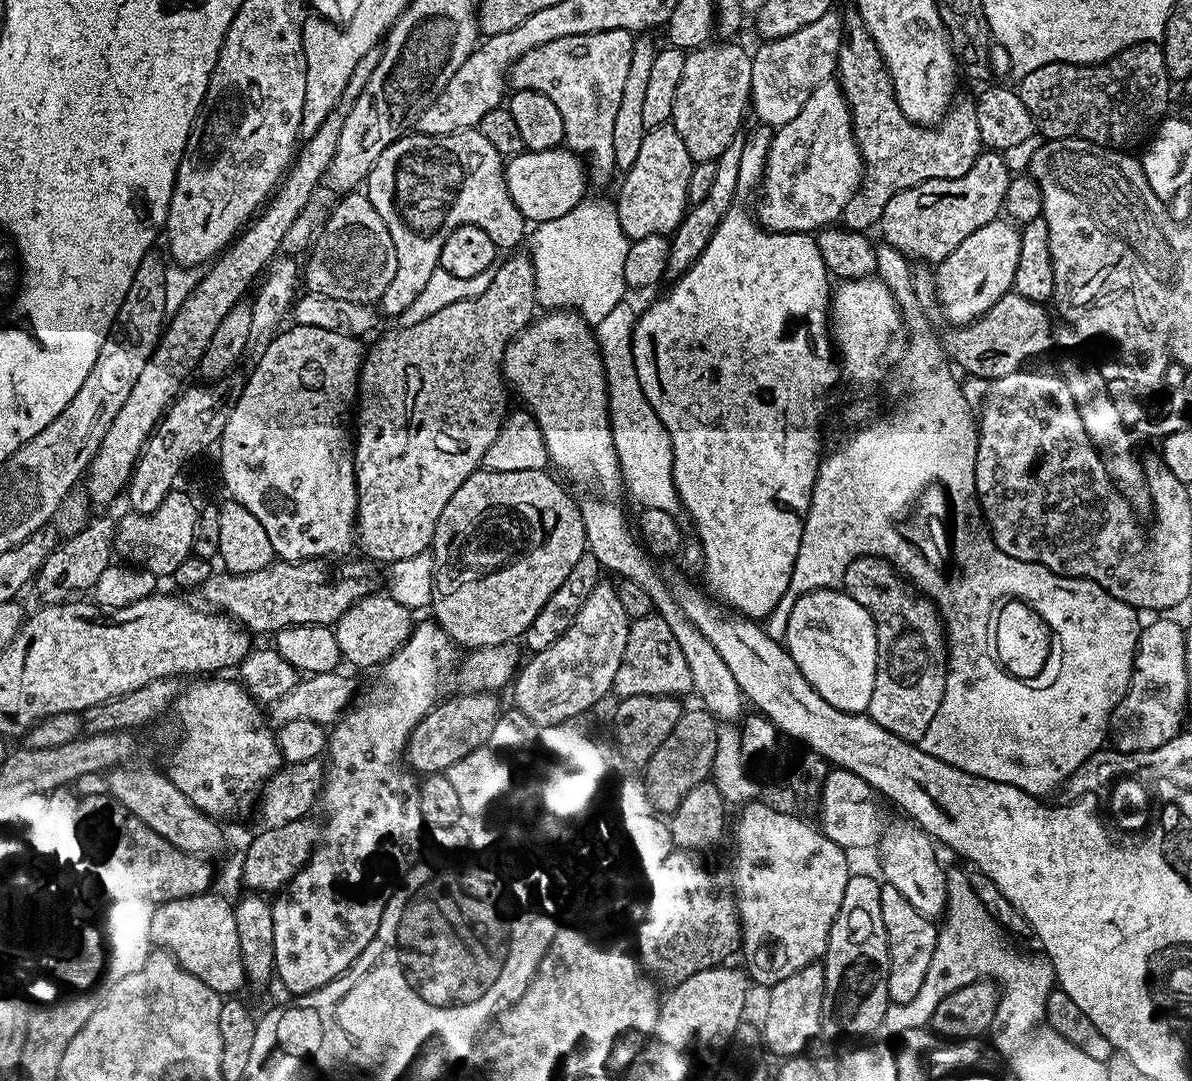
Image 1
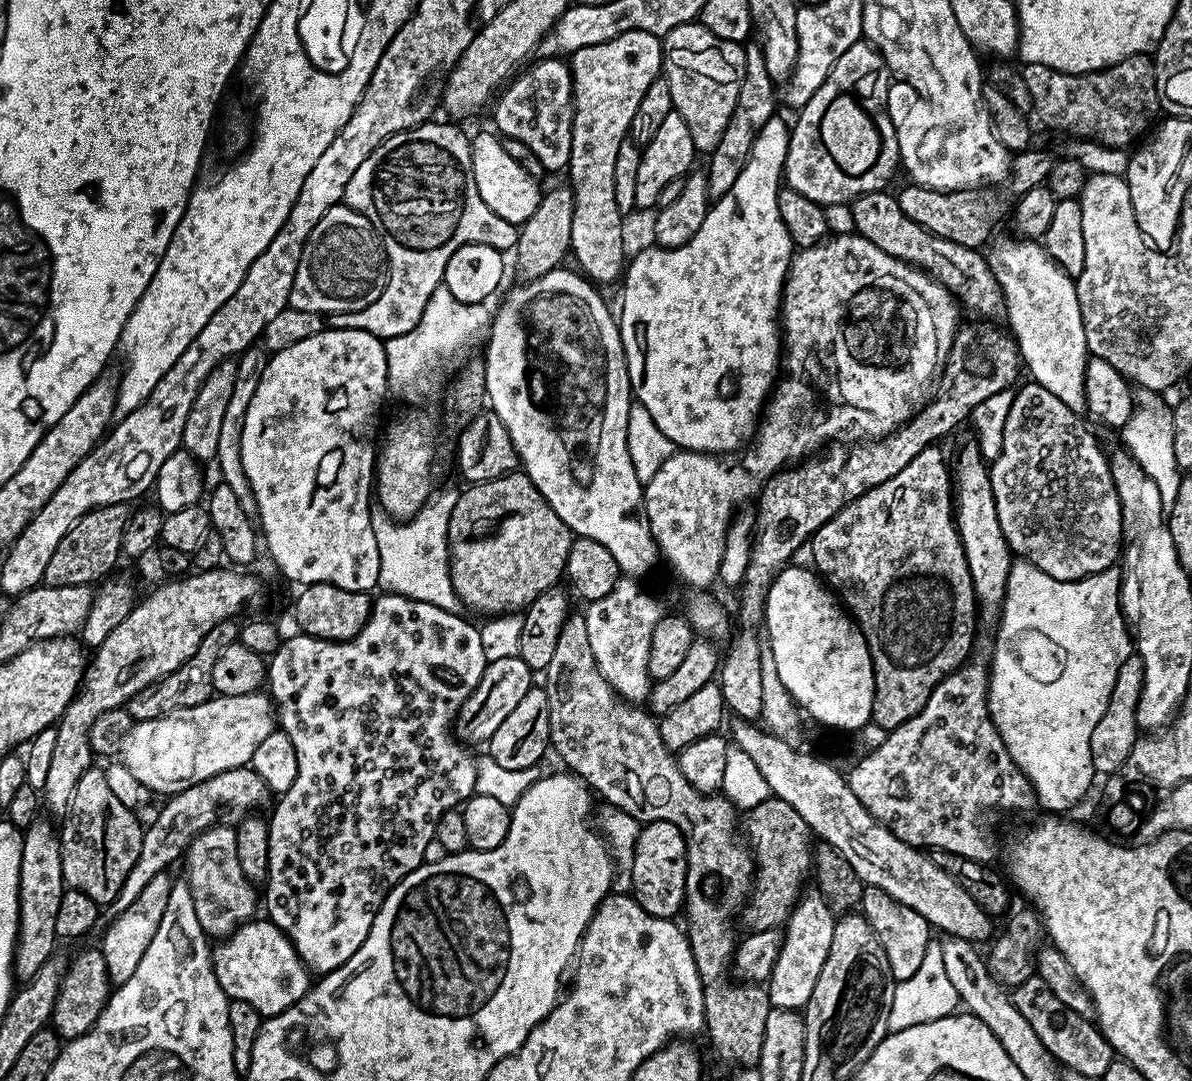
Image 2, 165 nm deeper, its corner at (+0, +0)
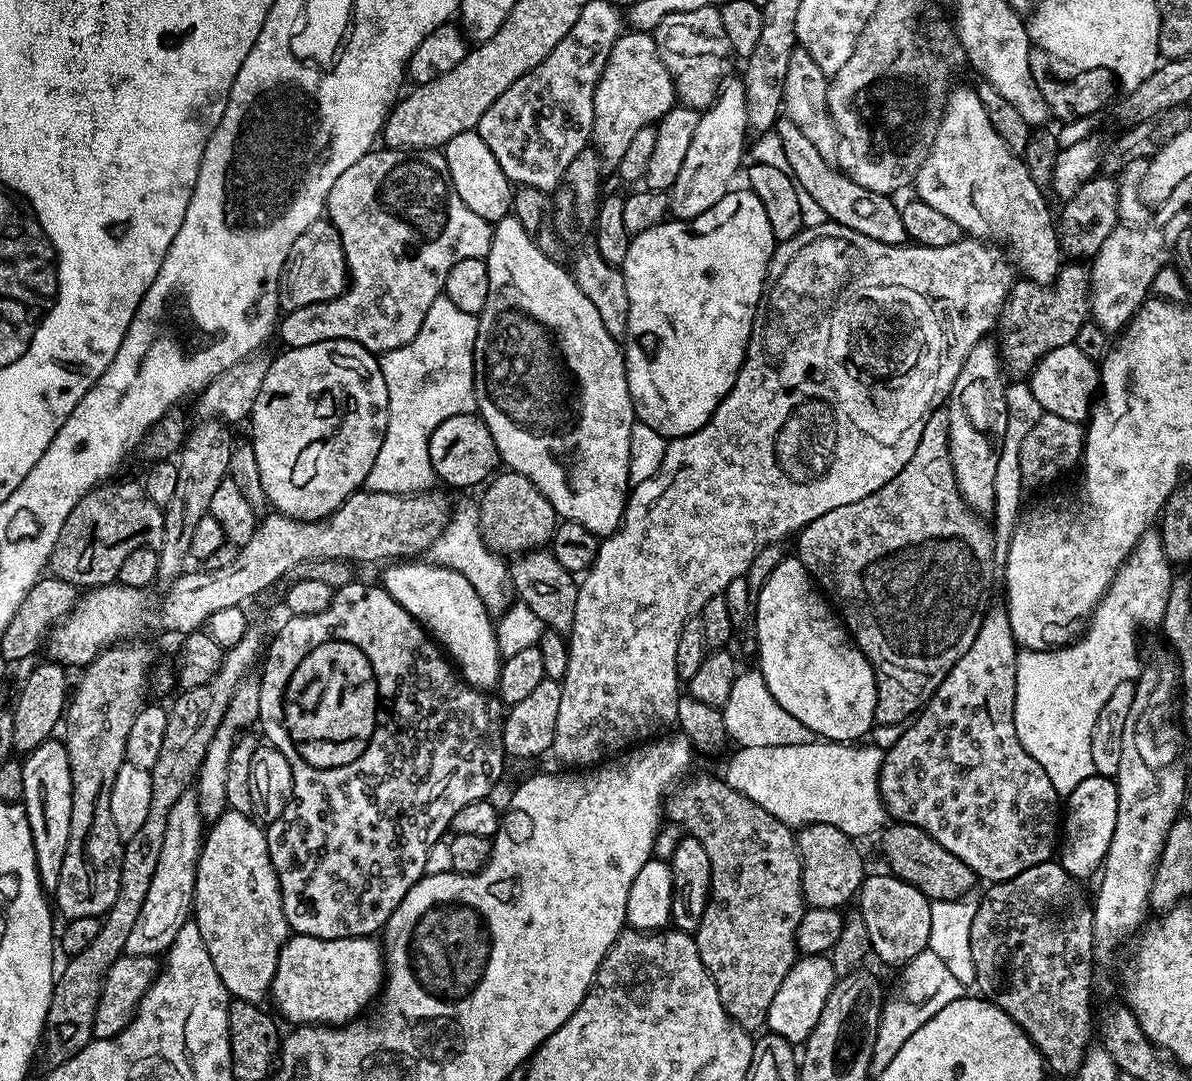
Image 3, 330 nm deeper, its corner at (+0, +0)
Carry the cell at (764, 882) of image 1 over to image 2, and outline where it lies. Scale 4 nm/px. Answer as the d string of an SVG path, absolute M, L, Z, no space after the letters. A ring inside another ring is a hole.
M804 894L796 901L796 907L783 925L780 953L766 984L766 999L772 1008L803 1010L810 1002L814 982L818 982L818 974L822 974L822 966L826 966L826 954L830 954L836 921L837 917L826 906L823 896Z

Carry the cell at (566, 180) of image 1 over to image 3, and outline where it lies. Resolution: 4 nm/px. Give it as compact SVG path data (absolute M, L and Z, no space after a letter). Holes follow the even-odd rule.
M479 131L463 132L455 138L450 138L450 142L444 145L442 151L458 198L462 198L462 202L466 202L466 206L470 206L470 210L474 210L478 218L495 222L512 212L514 185L506 178L506 174L502 174L498 158L494 158L490 146L482 142Z

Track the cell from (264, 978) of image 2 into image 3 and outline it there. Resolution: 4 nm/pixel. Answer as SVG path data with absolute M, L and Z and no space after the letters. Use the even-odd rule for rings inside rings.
M289 935L287 944L280 949L280 957L272 975L270 1000L289 1020L292 1026L319 1024L339 1026L350 1024L361 1015L368 1003L379 997L384 982L384 954L379 939L367 936L350 938L314 938L313 936Z

